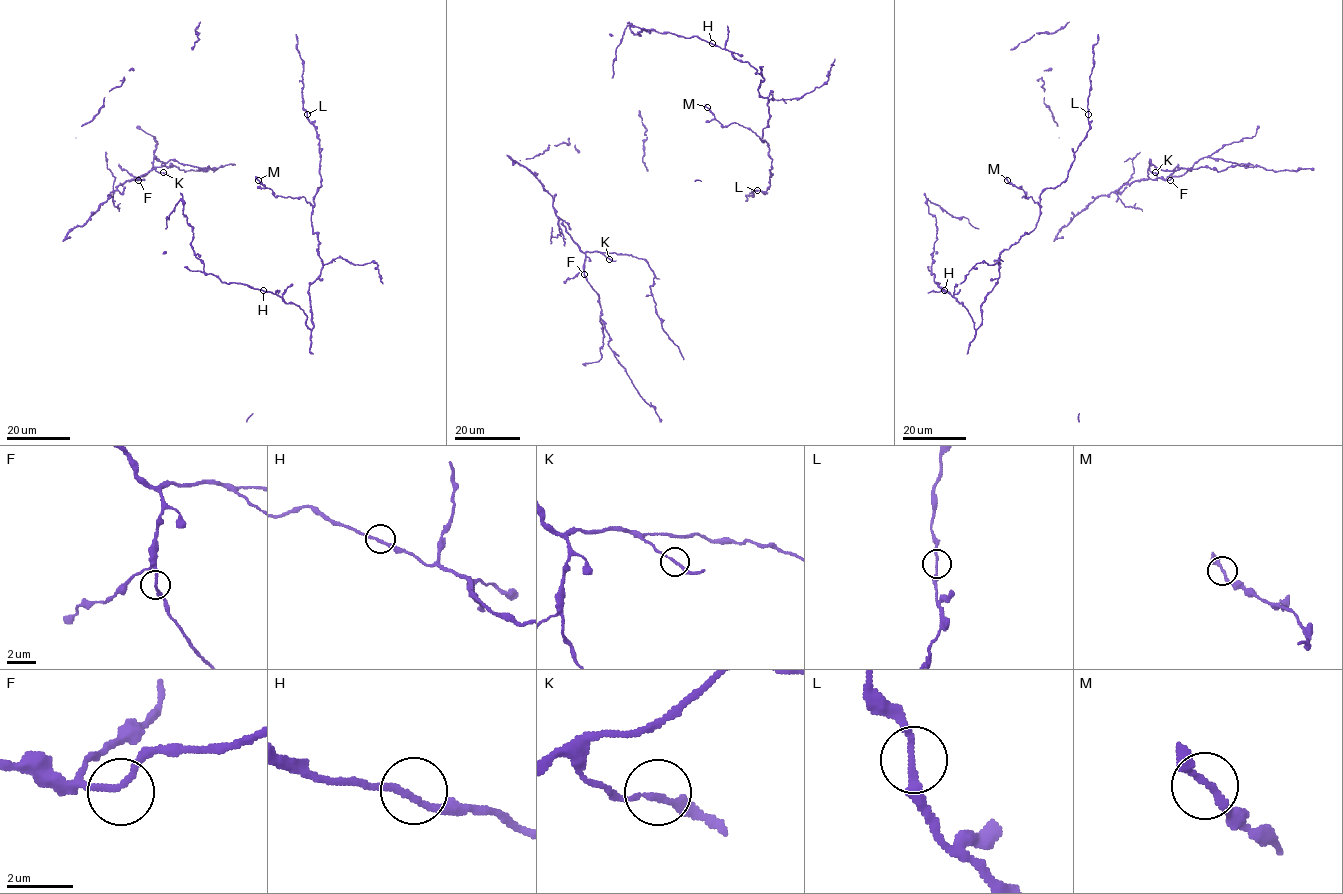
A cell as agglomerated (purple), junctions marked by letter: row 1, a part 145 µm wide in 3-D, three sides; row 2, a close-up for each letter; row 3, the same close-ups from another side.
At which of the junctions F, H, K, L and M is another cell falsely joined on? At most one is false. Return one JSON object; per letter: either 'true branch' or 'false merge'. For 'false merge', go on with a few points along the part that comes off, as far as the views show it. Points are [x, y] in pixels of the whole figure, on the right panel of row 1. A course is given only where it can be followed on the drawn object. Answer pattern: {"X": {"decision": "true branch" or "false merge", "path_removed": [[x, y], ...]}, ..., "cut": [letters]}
{"F": {"decision": "true branch"}, "H": {"decision": "true branch"}, "K": {"decision": "true branch"}, "L": {"decision": "true branch"}, "M": {"decision": "true branch"}, "cut": []}

